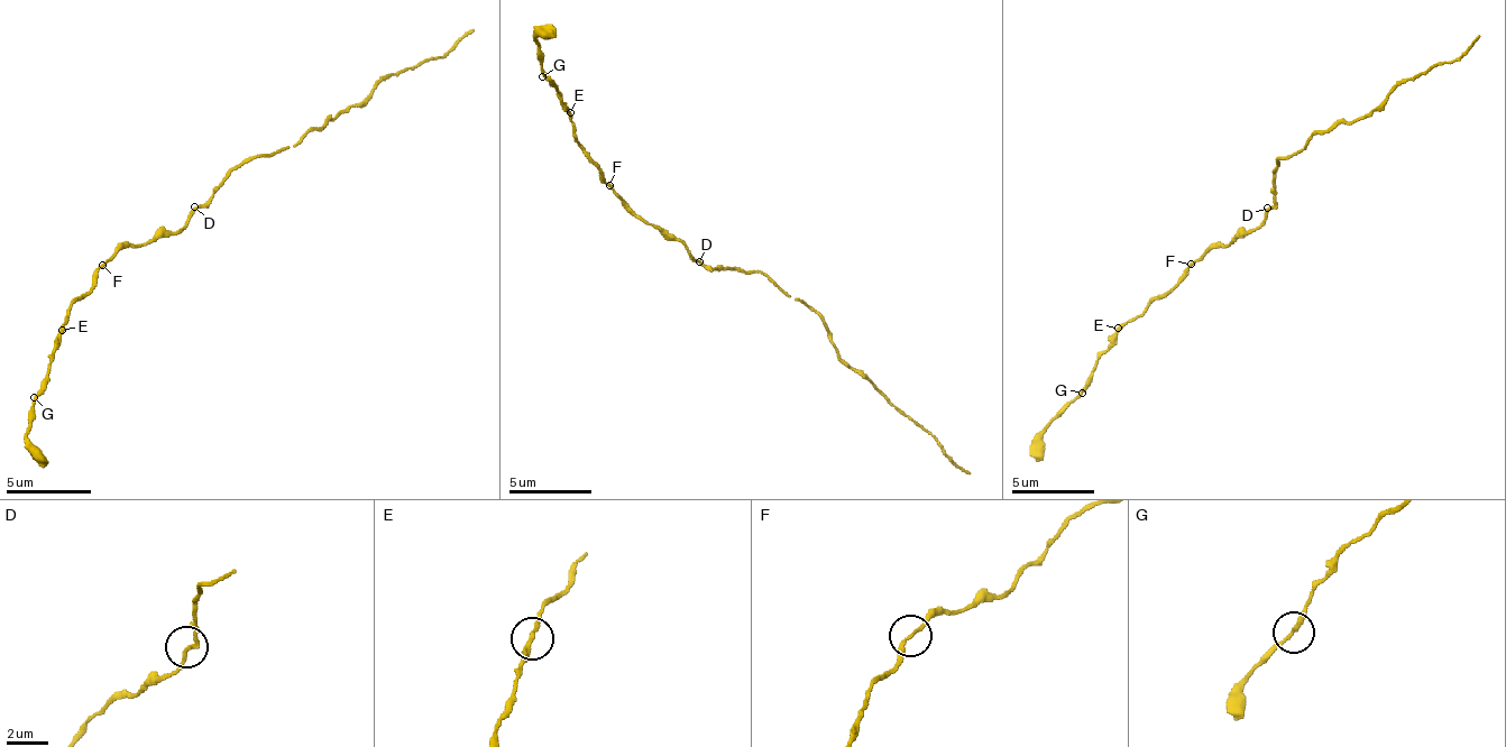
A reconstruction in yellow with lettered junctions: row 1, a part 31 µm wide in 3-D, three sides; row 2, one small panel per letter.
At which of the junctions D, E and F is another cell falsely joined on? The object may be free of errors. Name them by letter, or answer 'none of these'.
none of these

